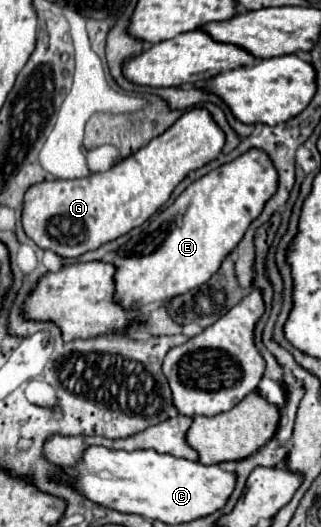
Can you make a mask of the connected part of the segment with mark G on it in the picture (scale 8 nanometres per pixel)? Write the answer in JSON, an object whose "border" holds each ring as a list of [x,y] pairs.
{"border":[[[203,107],[189,109],[165,133],[161,133],[159,137],[153,137],[143,149],[135,151],[131,157],[119,161],[117,165],[113,165],[103,173],[93,173],[83,179],[71,179],[71,181],[57,179],[57,181],[43,181],[39,185],[33,185],[25,193],[23,229],[41,249],[49,249],[61,257],[73,259],[87,251],[99,249],[101,245],[143,225],[171,197],[173,189],[187,177],[187,173],[217,159],[223,145],[225,145],[225,133],[213,121],[211,113]]]}

